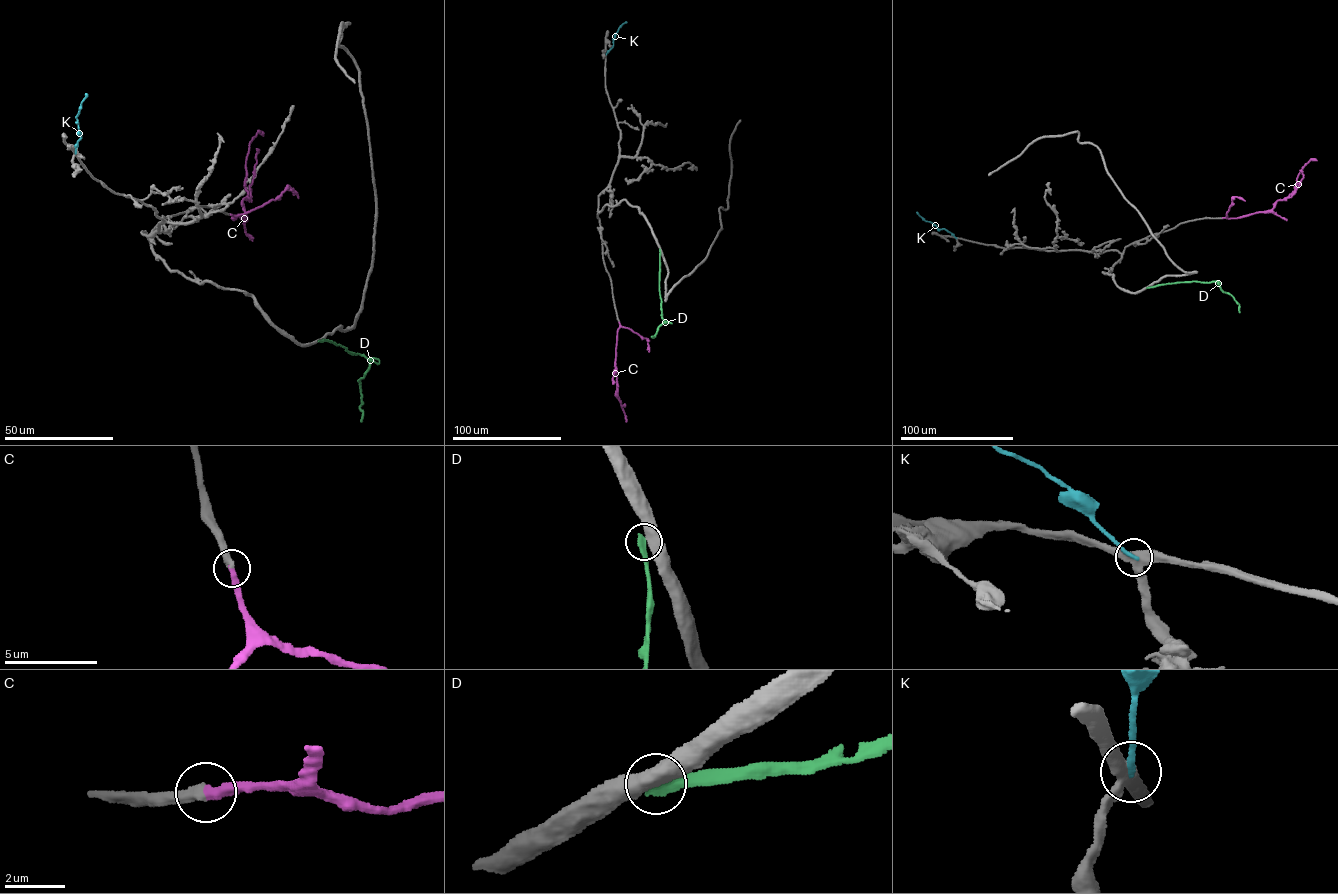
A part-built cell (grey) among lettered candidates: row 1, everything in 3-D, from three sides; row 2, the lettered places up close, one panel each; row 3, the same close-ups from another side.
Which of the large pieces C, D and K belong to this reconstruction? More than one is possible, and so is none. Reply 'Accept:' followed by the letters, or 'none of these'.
Accept: C

